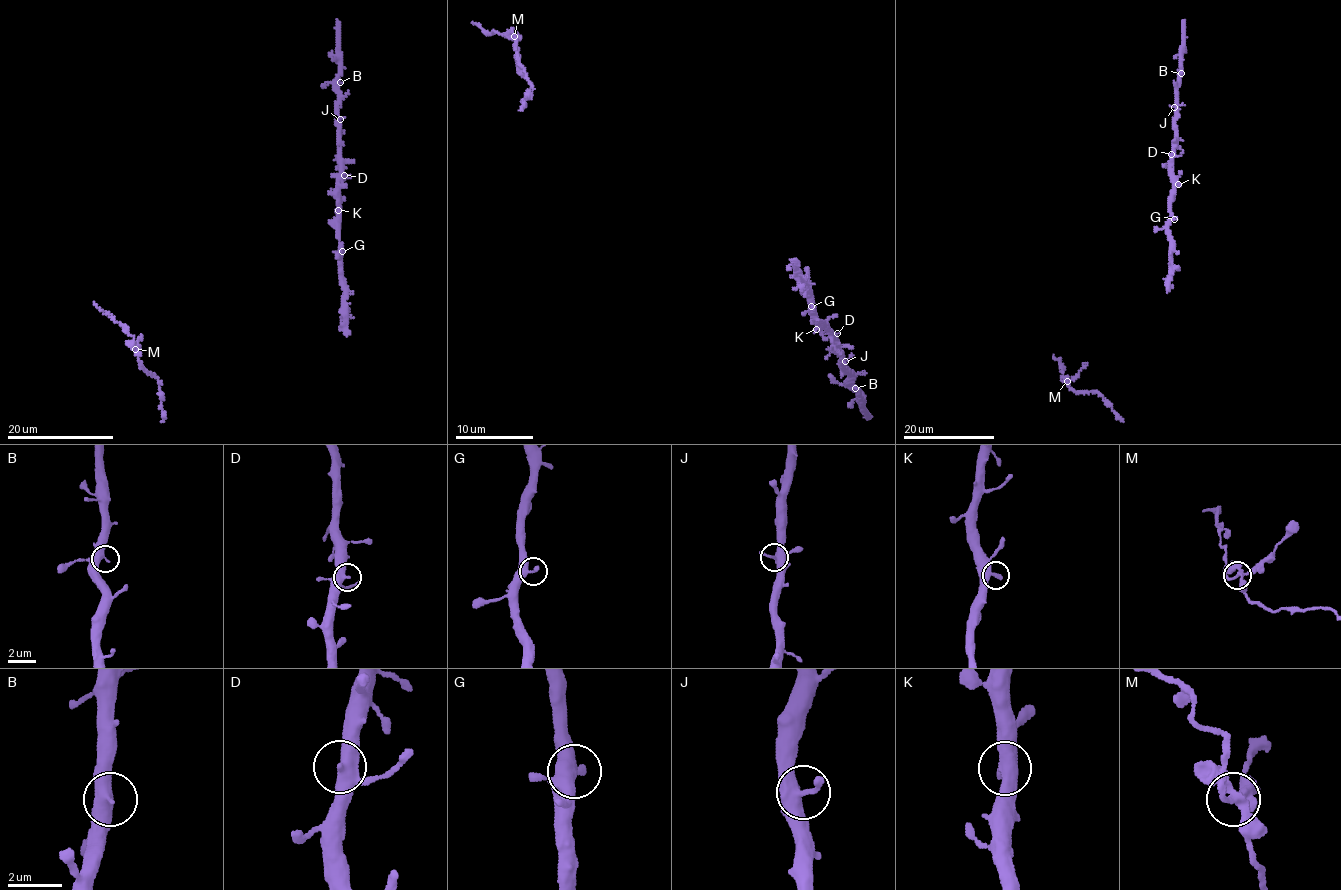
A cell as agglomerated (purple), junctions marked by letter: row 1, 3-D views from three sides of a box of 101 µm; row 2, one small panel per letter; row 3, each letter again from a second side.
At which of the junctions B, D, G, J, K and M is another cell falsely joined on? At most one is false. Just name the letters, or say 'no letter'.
M

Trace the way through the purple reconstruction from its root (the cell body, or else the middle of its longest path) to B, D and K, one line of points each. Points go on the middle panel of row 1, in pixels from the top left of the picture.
B: (789, 259), (803, 281), (818, 319), (834, 338), (845, 359), (843, 366), (855, 388)
D: (789, 259), (803, 281), (818, 319), (823, 326), (837, 333)
K: (789, 259), (816, 310), (819, 322), (816, 329)

